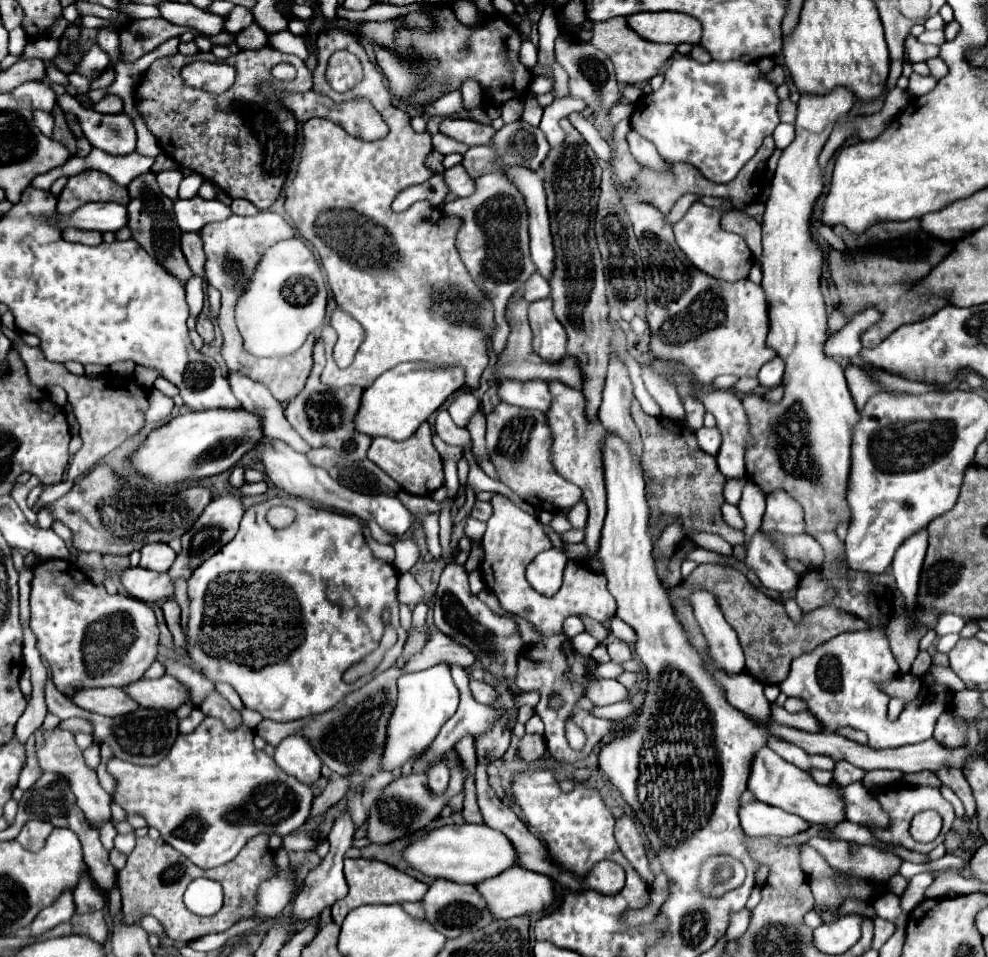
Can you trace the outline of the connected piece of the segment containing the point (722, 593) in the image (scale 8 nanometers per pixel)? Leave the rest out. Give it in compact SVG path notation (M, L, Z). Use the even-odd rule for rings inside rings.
M718 564L698 566L694 570L694 574L690 576L690 580L676 586L670 592L670 596L688 598L696 586L714 592L714 596L718 598L718 606L724 612L724 618L738 632L738 640L746 654L748 674L762 680L762 684L780 684L788 676L788 670L790 670L790 664L794 658L798 658L804 652L814 650L818 644L830 640L832 636L838 636L842 632L870 628L870 622L866 622L854 614L848 614L836 606L822 606L822 608L806 614L802 624L794 624L788 618L784 604L780 600L768 596L764 590L754 586L742 572L728 568L728 566L718 566Z

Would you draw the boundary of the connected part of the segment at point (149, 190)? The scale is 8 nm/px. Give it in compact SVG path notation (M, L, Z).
M146 172L138 178L134 178L128 186L128 194L130 194L130 202L128 202L128 226L132 230L132 238L142 244L142 248L146 248L146 252L154 258L160 260L160 264L172 274L178 276L178 280L182 280L186 284L186 280L192 276L186 258L180 250L180 228L176 224L174 218L174 210L172 210L172 200L166 198L156 182L156 174L154 172Z

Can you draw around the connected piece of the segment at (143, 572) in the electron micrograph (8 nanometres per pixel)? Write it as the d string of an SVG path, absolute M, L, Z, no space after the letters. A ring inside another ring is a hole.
M126 568L122 572L124 588L142 602L156 602L174 594L174 582L168 572L154 572L146 568Z

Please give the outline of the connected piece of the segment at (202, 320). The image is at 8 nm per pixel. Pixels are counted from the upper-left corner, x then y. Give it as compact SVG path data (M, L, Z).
M200 314L198 318L198 326L196 326L196 332L202 336L204 344L210 344L214 340L214 326L212 326L212 320L206 318L204 314Z

